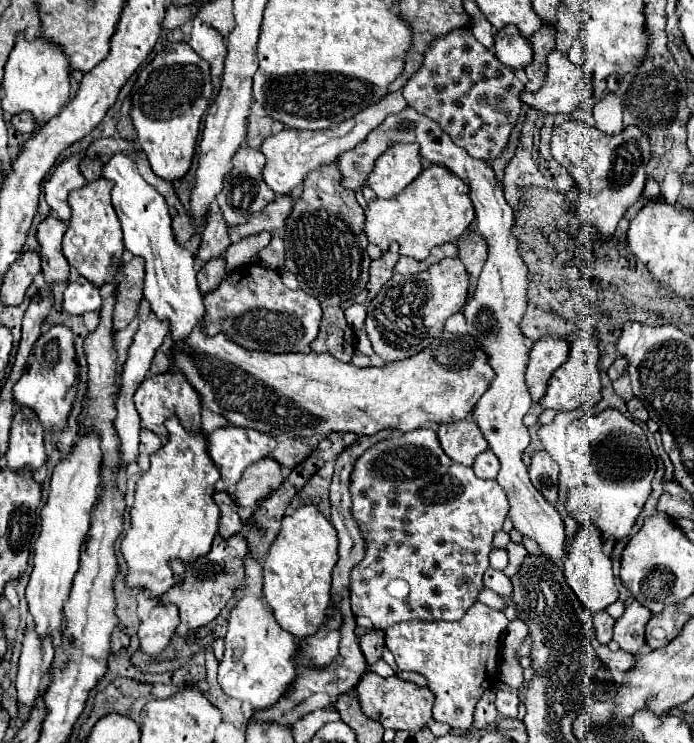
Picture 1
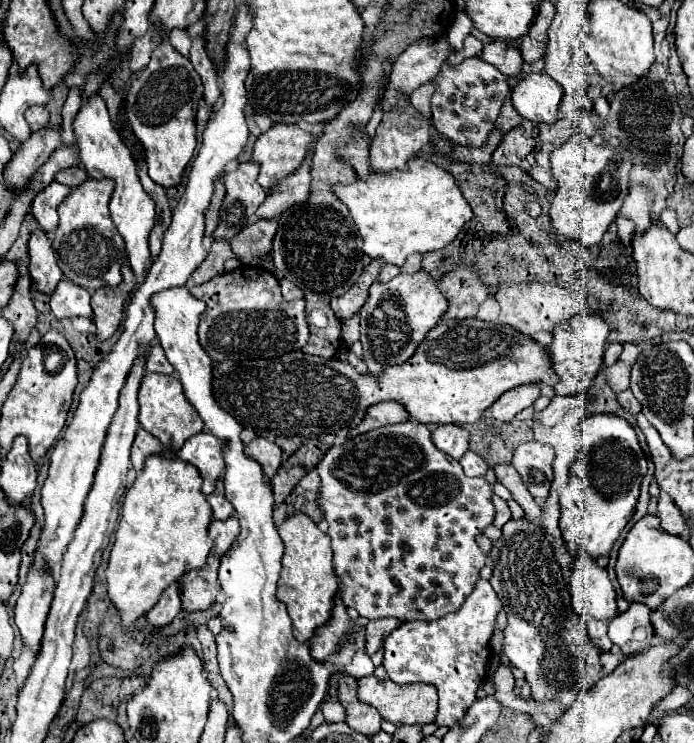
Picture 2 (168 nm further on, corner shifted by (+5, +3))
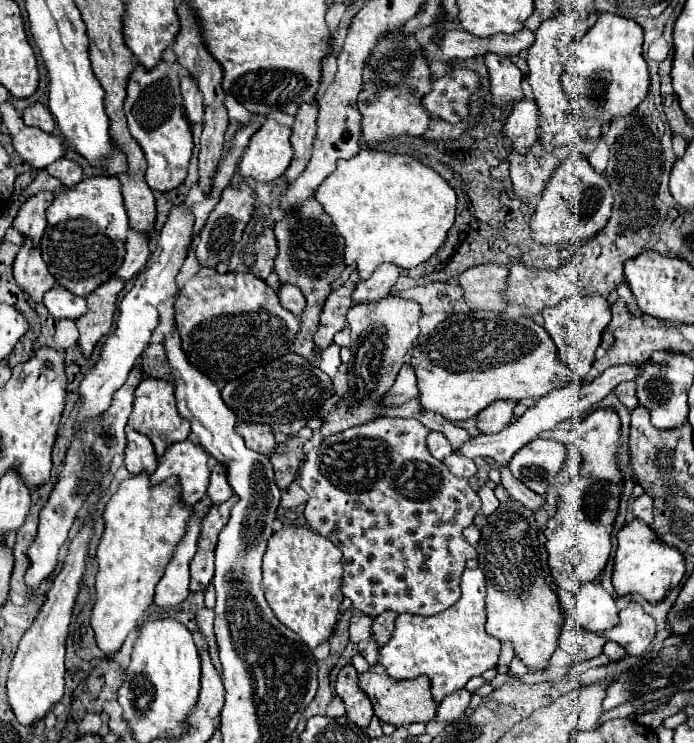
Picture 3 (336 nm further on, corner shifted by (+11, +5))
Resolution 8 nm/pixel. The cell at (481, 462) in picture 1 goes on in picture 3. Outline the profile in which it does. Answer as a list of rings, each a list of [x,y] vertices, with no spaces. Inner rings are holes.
[[[452,453],[452,455],[448,455],[446,459],[444,459],[444,463],[448,465],[448,469],[454,473],[454,475],[458,475],[458,477],[472,477],[472,475],[476,475],[476,465],[474,465],[474,461],[472,459],[468,459],[468,457],[460,457],[458,453]]]

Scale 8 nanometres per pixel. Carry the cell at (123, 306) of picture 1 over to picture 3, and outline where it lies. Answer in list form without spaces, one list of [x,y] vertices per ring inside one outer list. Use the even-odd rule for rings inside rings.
[[[112,277],[104,285],[100,285],[96,293],[90,293],[86,297],[88,311],[76,319],[76,327],[80,331],[78,345],[86,357],[90,357],[100,337],[110,331],[114,311],[116,311],[116,297],[122,289],[124,289],[124,281],[120,281],[118,277]]]

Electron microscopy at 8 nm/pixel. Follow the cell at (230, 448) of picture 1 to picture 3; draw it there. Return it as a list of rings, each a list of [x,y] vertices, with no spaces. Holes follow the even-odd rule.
[[[190,439],[174,443],[166,449],[166,453],[158,459],[158,469],[152,475],[152,485],[168,479],[168,477],[180,477],[182,487],[182,501],[186,505],[196,505],[206,495],[208,487],[208,453],[204,447],[192,443]]]

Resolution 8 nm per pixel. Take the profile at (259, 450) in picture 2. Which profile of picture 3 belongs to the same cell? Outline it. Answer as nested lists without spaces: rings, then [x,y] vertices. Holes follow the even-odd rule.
[[[240,423],[238,433],[244,437],[246,445],[262,455],[272,455],[276,449],[276,439],[268,425],[256,425],[256,423]]]

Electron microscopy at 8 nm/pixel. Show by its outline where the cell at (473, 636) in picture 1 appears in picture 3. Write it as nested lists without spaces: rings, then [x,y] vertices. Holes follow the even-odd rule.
[[[466,569],[460,583],[462,595],[456,605],[436,613],[432,617],[420,615],[398,615],[396,629],[388,645],[384,645],[378,653],[378,663],[386,669],[386,673],[398,681],[414,679],[426,675],[432,683],[434,703],[438,705],[448,693],[456,693],[456,689],[464,689],[468,679],[474,675],[482,675],[486,669],[496,667],[500,655],[500,641],[488,637],[486,625],[486,579],[480,569]]]

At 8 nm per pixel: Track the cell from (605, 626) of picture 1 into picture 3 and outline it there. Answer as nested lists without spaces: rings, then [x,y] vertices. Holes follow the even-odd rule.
[[[566,629],[560,635],[560,649],[570,653],[572,659],[586,661],[592,657],[598,657],[602,653],[606,639],[600,633],[588,633],[582,629]]]

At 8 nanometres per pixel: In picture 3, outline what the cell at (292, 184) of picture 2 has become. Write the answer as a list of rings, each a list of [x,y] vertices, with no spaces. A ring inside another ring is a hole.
[[[302,105],[296,115],[296,123],[292,127],[292,147],[294,147],[294,159],[290,167],[284,173],[286,185],[290,185],[308,165],[308,157],[312,157],[312,143],[316,137],[316,117],[318,117],[318,105]]]

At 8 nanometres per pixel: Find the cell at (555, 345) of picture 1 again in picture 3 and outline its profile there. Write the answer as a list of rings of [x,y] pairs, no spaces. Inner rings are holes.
[[[494,401],[492,405],[488,405],[476,415],[478,429],[482,433],[498,433],[510,423],[514,407],[516,407],[516,401]]]

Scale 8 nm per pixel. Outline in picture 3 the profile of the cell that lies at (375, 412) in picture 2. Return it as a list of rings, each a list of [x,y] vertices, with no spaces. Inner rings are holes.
[[[404,365],[392,385],[392,389],[380,399],[380,407],[396,407],[402,405],[410,399],[418,397],[418,389],[416,389],[416,375],[410,369],[410,365]]]

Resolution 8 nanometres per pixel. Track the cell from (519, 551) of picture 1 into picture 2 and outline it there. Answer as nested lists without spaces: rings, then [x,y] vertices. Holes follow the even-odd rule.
[[[492,495],[492,503],[494,503],[494,507],[496,507],[496,515],[494,515],[494,525],[496,527],[502,527],[506,521],[510,521],[510,509],[508,509],[508,505],[506,505],[506,501],[504,499],[500,499],[498,495]]]

